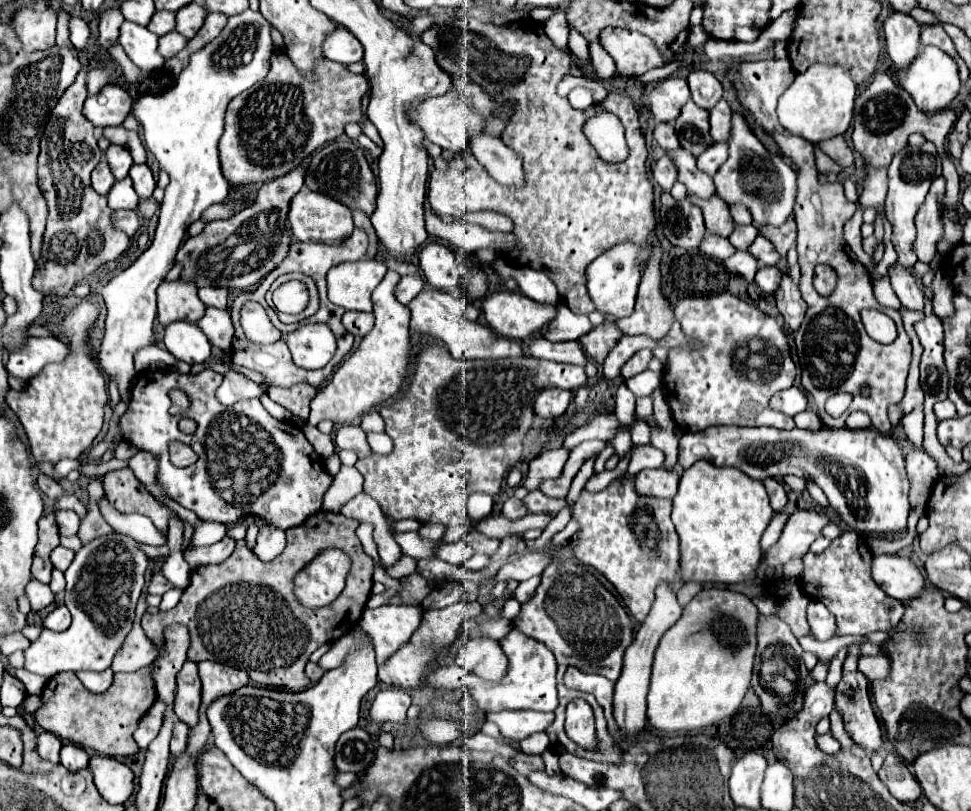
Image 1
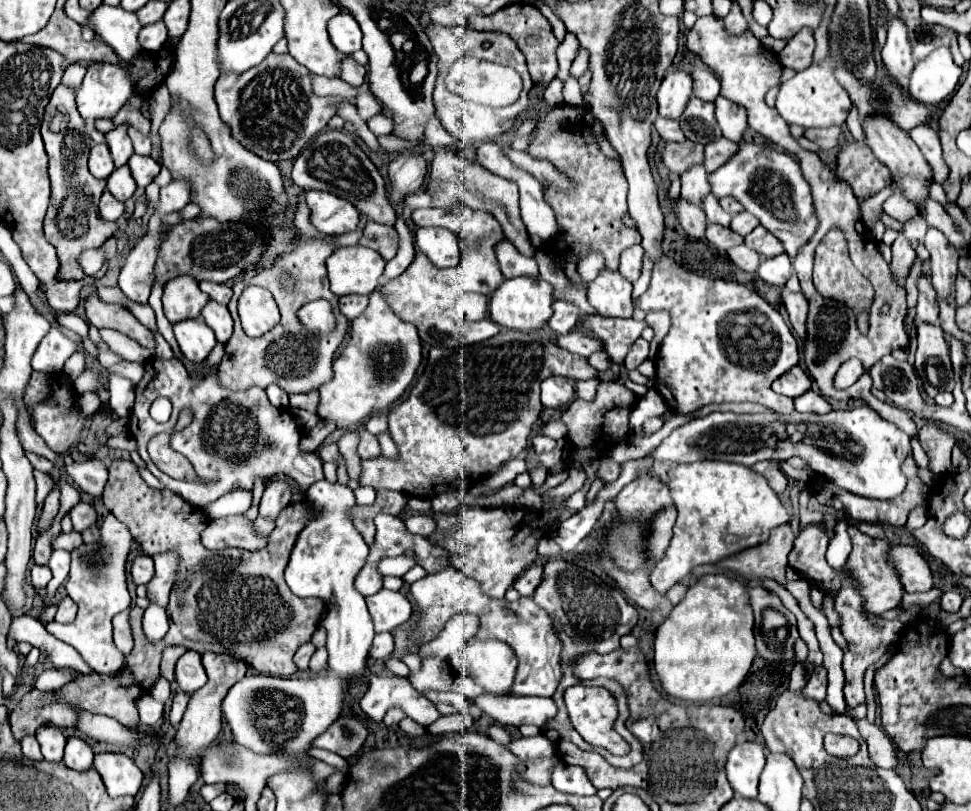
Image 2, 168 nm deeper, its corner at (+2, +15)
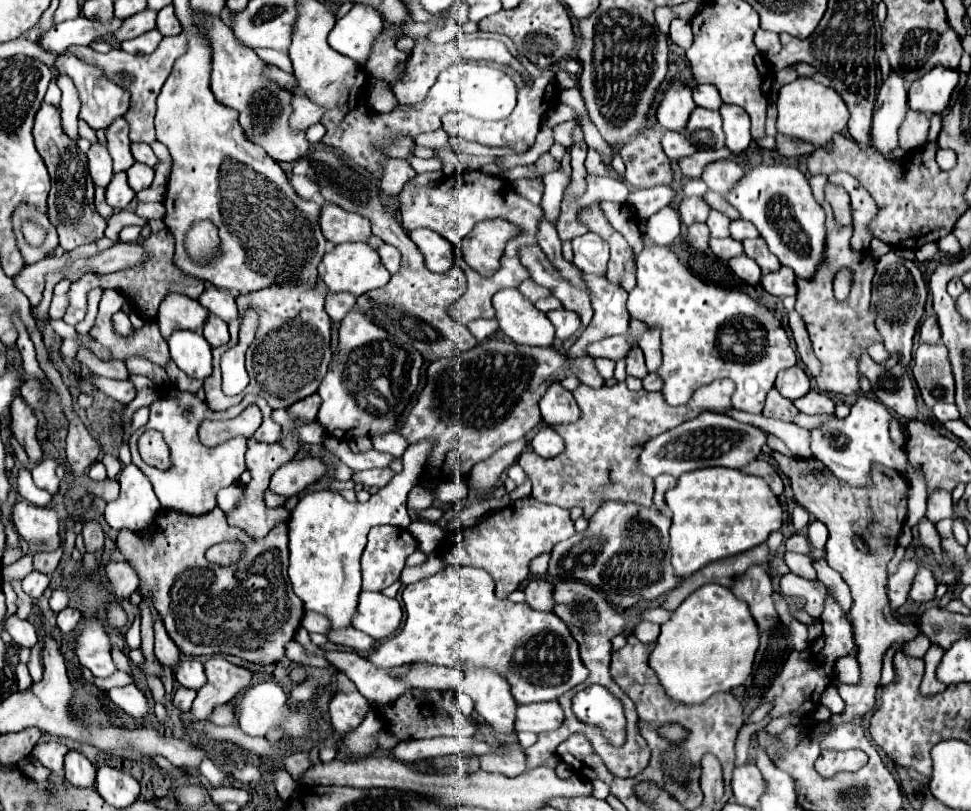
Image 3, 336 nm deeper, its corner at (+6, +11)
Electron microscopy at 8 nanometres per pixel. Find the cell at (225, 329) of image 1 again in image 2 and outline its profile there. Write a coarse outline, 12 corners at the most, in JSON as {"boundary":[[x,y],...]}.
{"boundary":[[210,300],[202,318],[218,342],[232,336],[232,316],[226,306]]}

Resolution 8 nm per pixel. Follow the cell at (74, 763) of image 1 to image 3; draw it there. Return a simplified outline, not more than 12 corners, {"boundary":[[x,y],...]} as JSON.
{"boundary":[[82,752],[66,754],[66,780],[76,788],[92,788],[96,768]]}

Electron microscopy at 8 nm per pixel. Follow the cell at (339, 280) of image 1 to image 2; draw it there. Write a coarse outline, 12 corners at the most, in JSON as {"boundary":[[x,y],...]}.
{"boundary":[[364,246],[328,260],[330,290],[368,296],[386,260]]}

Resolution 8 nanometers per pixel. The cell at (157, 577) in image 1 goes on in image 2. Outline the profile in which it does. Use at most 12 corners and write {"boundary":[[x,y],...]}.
{"boundary":[[136,556],[130,570],[136,584],[154,576],[150,556]]}

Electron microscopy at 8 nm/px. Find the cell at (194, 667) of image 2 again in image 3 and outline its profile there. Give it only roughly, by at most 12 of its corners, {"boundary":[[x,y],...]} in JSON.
{"boundary":[[182,660],[176,680],[192,690],[206,684],[198,660]]}

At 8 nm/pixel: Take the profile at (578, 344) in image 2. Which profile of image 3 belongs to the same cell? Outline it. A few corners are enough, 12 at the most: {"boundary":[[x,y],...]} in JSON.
{"boundary":[[626,336],[588,346],[592,358],[620,360],[632,350]]}

